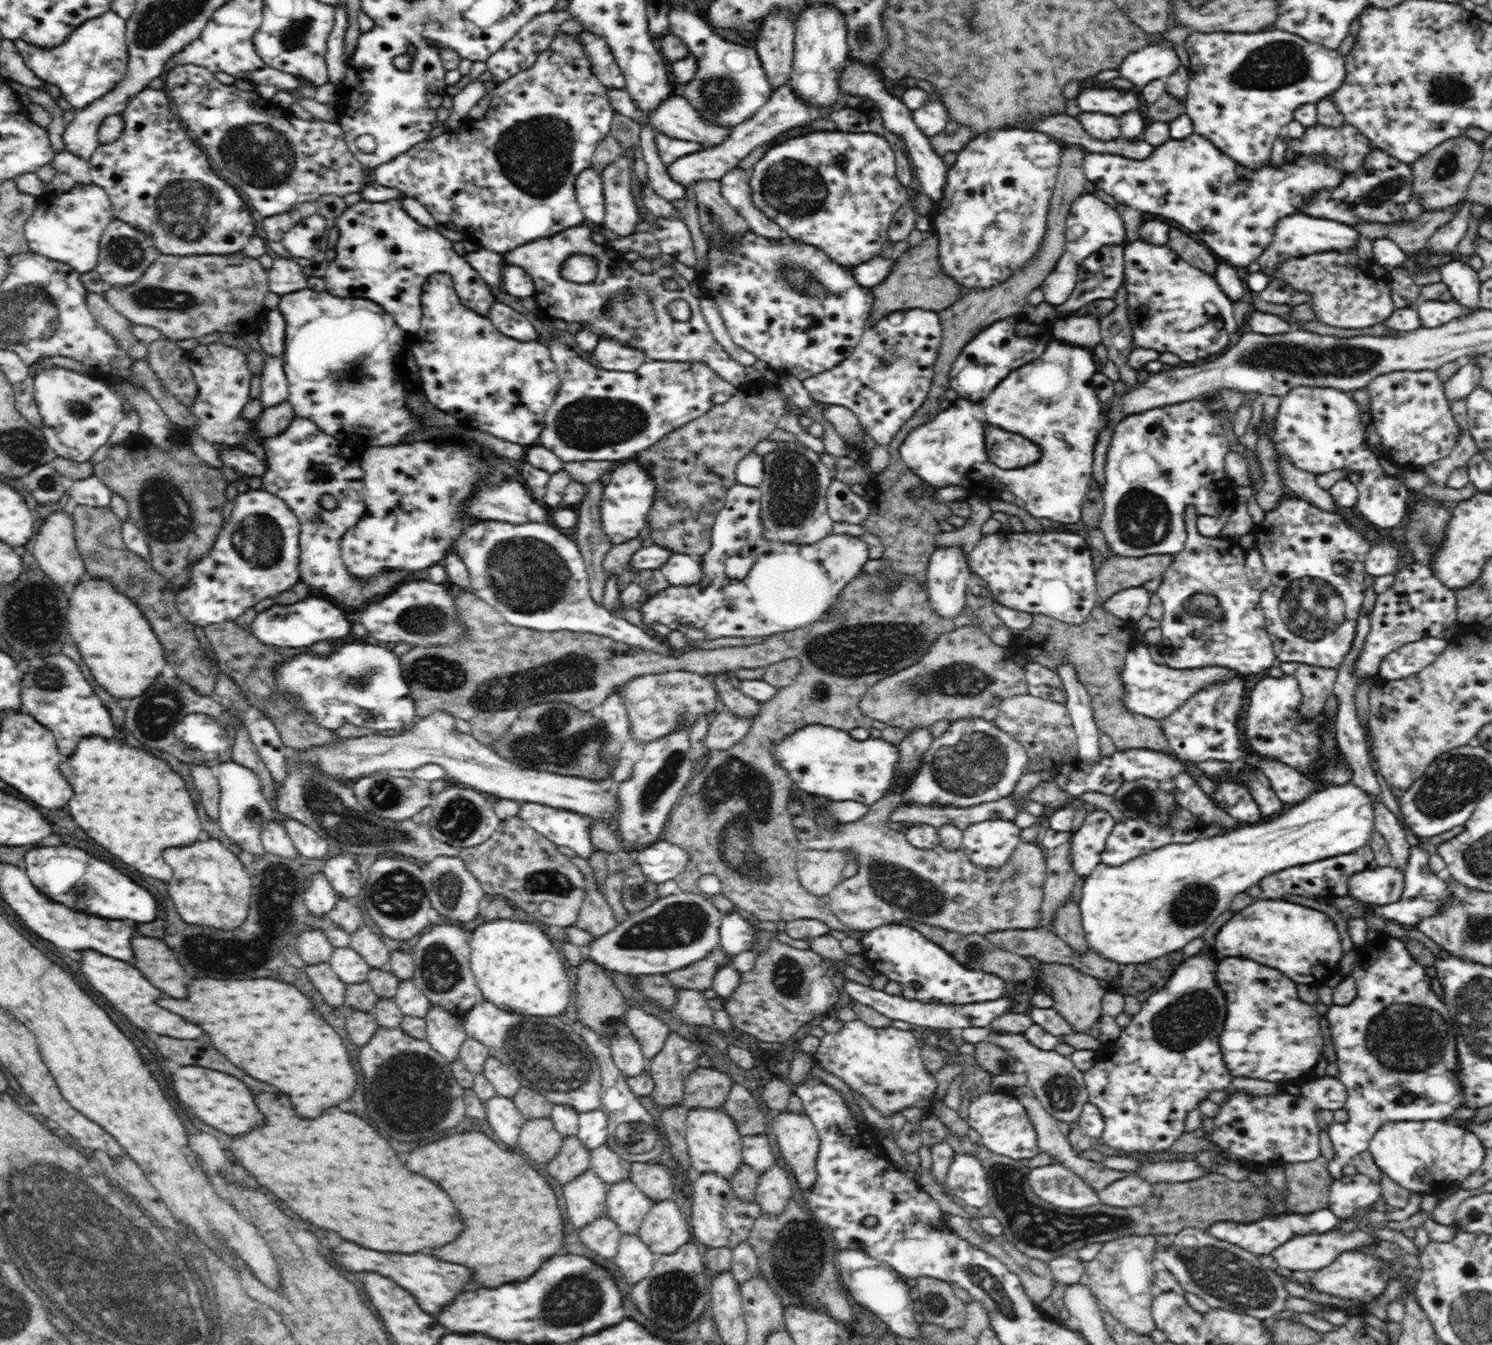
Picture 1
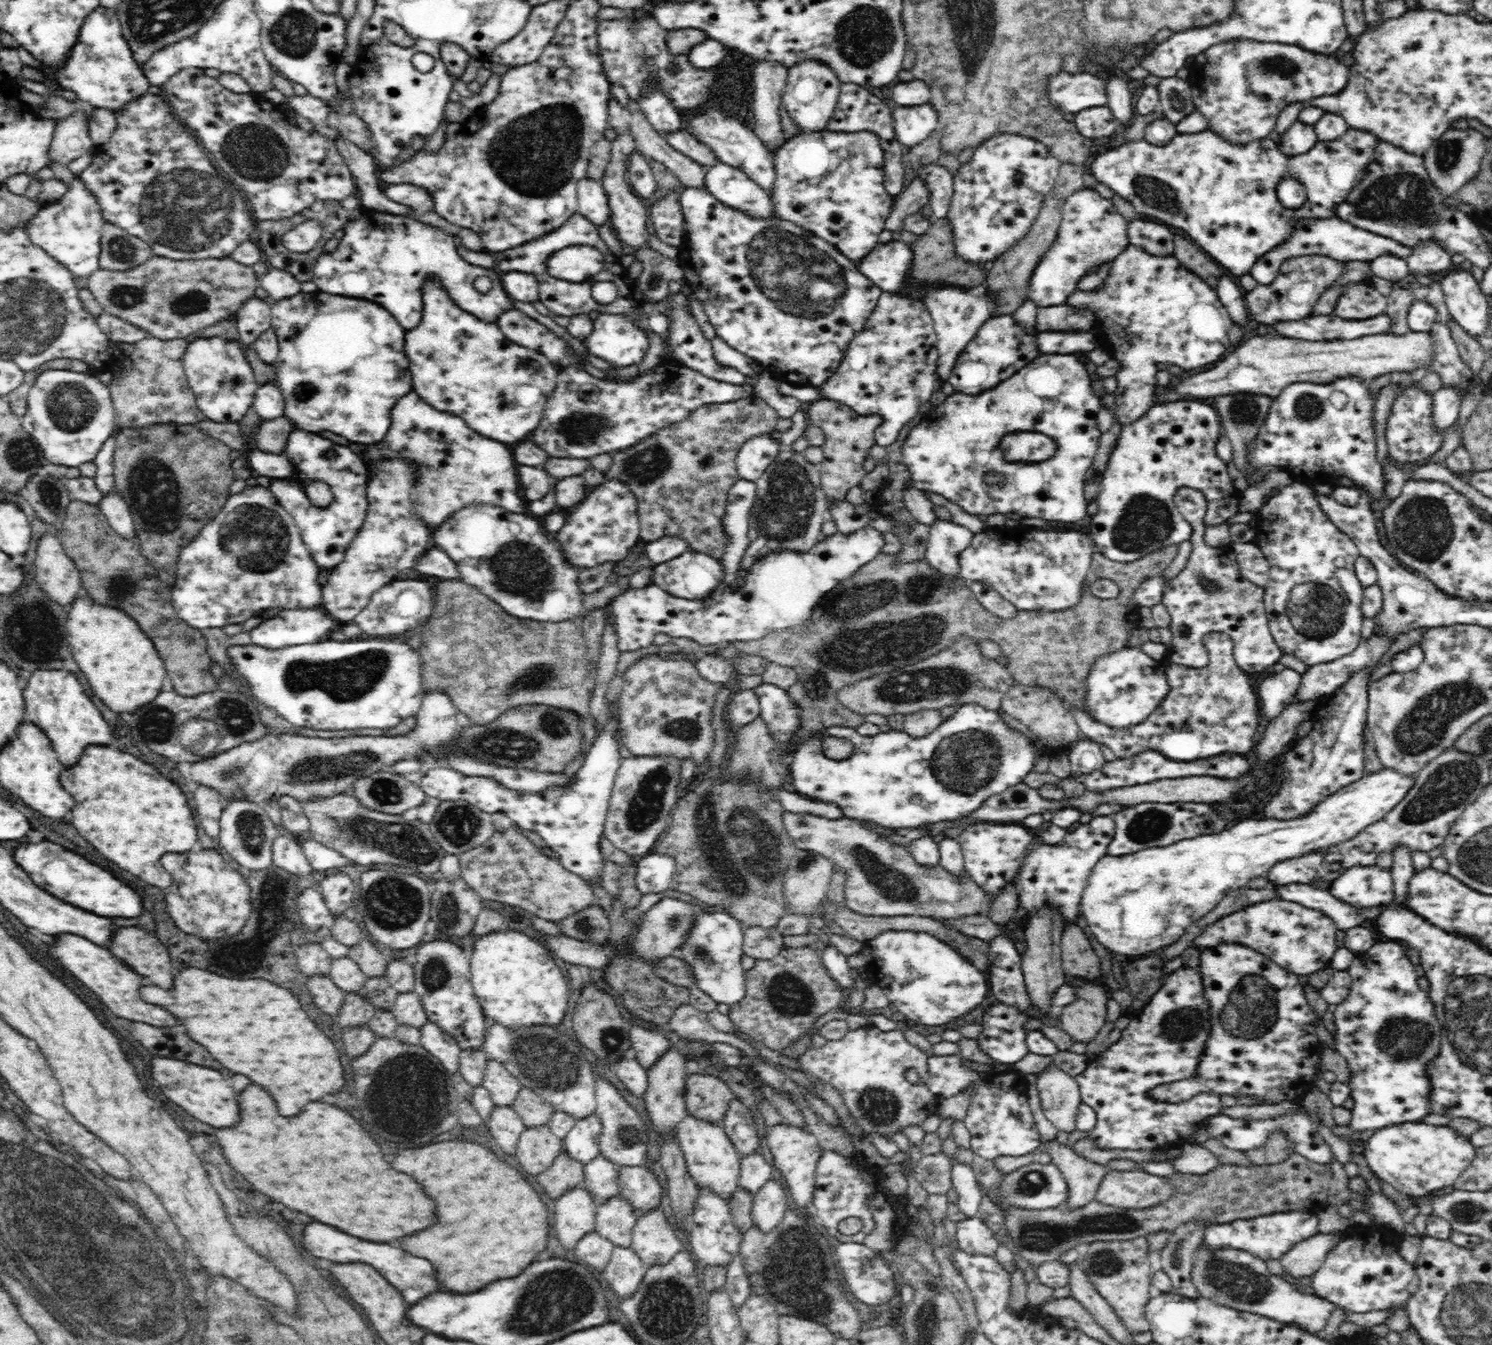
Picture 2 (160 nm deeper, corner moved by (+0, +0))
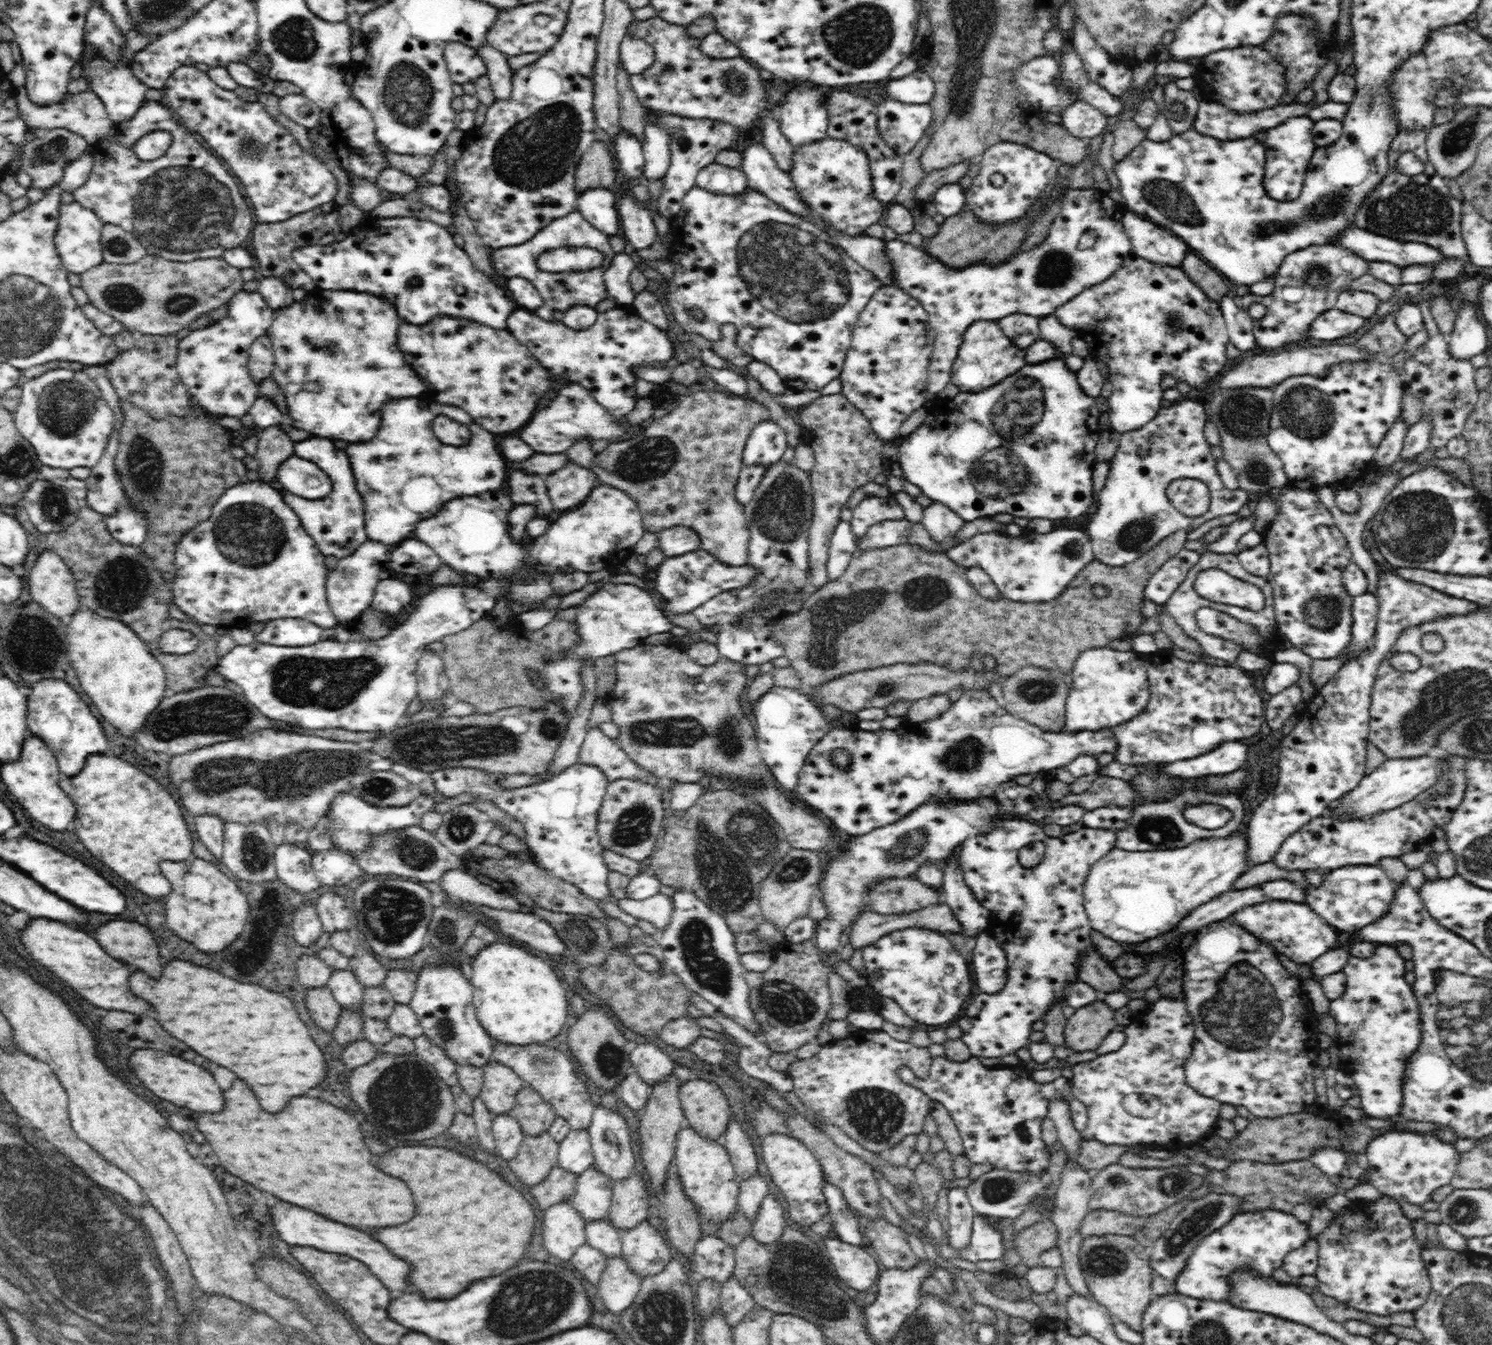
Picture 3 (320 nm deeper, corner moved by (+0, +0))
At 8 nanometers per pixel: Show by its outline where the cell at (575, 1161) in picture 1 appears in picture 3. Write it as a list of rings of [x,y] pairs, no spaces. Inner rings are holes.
[[[554,1166],[542,1182],[530,1188],[530,1194],[536,1200],[536,1206],[540,1210],[546,1210],[554,1204],[570,1201],[571,1196],[575,1193],[577,1176],[578,1174]]]

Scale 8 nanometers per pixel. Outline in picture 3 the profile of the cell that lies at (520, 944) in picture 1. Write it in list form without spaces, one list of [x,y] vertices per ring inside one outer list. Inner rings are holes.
[[[500,942],[483,947],[474,957],[470,980],[470,985],[474,988],[473,1006],[476,1008],[478,1021],[492,1038],[510,1045],[527,1046],[548,1042],[556,1034],[560,1034],[568,1016],[567,990],[562,988],[562,982],[558,982],[558,976],[544,960],[520,950],[518,946]]]

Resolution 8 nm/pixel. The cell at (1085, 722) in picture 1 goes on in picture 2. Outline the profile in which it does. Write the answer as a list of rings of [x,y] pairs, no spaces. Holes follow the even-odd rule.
[[[1083,736],[1070,748],[1068,755],[1072,776],[1091,774],[1105,763],[1100,744]]]

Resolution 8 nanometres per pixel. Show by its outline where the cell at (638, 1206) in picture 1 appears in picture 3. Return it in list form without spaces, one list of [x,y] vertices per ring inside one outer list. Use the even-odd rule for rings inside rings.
[[[609,1218],[592,1220],[585,1224],[586,1243],[600,1251],[606,1259],[614,1259],[622,1254],[622,1230],[614,1226]]]

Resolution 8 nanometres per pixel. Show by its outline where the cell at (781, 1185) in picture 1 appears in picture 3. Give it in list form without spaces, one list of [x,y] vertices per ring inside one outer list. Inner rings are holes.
[[[768,1193],[764,1196],[760,1210],[752,1223],[751,1235],[760,1243],[771,1244],[782,1236],[786,1228],[786,1217],[784,1218],[782,1204],[776,1200],[774,1195]]]

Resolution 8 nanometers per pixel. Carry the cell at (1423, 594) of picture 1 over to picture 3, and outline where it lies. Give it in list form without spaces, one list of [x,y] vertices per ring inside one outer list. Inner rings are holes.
[[[1297,685],[1282,690],[1266,701],[1266,722],[1272,730],[1282,728],[1282,725],[1292,714],[1295,714],[1295,708],[1300,704],[1302,691]]]

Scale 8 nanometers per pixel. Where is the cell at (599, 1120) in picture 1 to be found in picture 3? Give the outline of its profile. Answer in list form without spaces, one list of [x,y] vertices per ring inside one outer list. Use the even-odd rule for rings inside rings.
[[[571,1130],[564,1140],[559,1142],[557,1166],[582,1174],[584,1170],[593,1166],[594,1157],[589,1132],[584,1130]]]

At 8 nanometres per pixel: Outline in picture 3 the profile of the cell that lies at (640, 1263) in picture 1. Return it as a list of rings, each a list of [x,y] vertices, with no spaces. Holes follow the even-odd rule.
[[[621,1256],[610,1258],[600,1277],[598,1294],[608,1310],[622,1314],[628,1306],[634,1304],[641,1280],[642,1277],[632,1272]]]

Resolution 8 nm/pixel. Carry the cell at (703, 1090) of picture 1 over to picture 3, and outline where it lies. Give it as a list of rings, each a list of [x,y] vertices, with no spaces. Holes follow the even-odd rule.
[[[692,1079],[681,1085],[679,1097],[689,1127],[705,1138],[721,1140],[732,1114],[727,1098],[716,1083]]]

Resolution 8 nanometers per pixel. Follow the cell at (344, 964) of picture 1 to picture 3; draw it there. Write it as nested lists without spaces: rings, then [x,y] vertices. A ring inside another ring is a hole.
[[[333,970],[326,986],[343,1010],[362,1005],[365,987],[351,970]]]

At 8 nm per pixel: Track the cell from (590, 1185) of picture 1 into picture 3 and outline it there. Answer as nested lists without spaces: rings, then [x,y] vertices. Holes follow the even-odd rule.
[[[571,1201],[550,1206],[542,1216],[542,1242],[548,1254],[570,1261],[574,1251],[586,1243],[585,1224]]]

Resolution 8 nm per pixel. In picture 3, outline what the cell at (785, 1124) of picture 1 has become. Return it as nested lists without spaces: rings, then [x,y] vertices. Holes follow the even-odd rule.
[[[768,1134],[761,1137],[762,1162],[774,1182],[774,1186],[784,1194],[788,1204],[788,1214],[800,1226],[816,1224],[823,1216],[828,1214],[826,1197],[823,1193],[824,1173],[819,1160],[810,1152],[806,1145],[796,1137],[788,1134]]]

